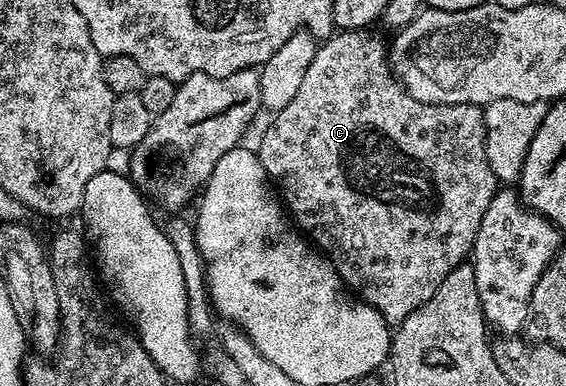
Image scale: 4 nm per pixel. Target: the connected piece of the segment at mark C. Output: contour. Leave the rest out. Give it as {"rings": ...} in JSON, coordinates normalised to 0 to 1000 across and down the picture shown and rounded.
{"rings":[[[597,80],[557,124],[551,163],[544,163],[544,184],[537,184],[537,205],[523,233],[523,256],[516,256],[509,277],[489,293],[482,306],[484,316],[472,329],[463,368],[452,376],[452,394],[470,456],[495,503],[518,580],[581,666],[590,697],[604,715],[604,736],[613,751],[664,806],[671,806],[671,816],[686,837],[707,837],[721,826],[728,806],[756,785],[756,775],[770,764],[770,744],[784,733],[792,702],[818,684],[832,663],[837,622],[848,598],[848,567],[855,567],[862,526],[869,526],[883,487],[876,453],[869,453],[869,433],[862,433],[862,391],[855,391],[859,342],[852,288],[853,275],[848,272],[758,272],[728,256],[728,246],[717,241],[691,181],[680,104],[675,109],[671,98],[659,96],[654,80]]]}

